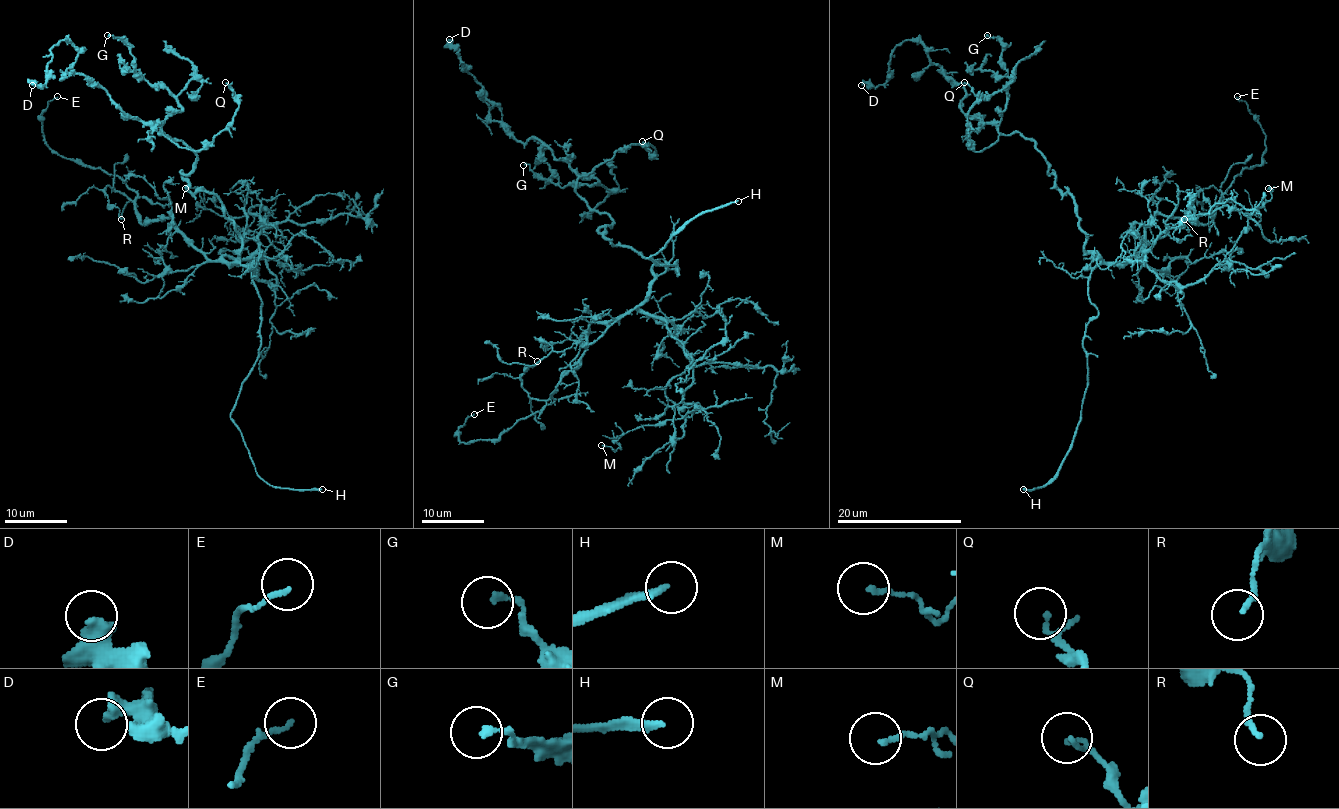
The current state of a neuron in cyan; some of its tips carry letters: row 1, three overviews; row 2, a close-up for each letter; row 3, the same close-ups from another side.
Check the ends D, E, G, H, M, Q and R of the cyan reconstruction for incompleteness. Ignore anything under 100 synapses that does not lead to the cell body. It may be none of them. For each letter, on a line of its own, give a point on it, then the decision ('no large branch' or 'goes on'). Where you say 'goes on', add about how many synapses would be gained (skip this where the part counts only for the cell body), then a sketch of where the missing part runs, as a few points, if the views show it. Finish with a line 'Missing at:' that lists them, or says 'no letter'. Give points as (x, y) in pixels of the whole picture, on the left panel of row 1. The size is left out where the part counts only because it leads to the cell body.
D: (32, 85) | no large branch
E: (57, 96) | no large branch
G: (107, 35) | no large branch
H: (322, 489) | goes on
M: (185, 188) | no large branch
Q: (225, 82) | no large branch
R: (121, 219) | no large branch
Missing at: H

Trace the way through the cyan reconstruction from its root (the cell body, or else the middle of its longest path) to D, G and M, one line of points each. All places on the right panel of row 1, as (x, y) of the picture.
D: (1079, 218), (1036, 143), (970, 118), (961, 109), (965, 90), (919, 42), (894, 49), (883, 84), (861, 85)
G: (1079, 218), (1036, 143), (998, 130), (1009, 76), (1001, 43), (987, 35)
M: (1079, 218), (1085, 250), (1106, 261), (1141, 258), (1162, 280), (1188, 286), (1226, 260), (1271, 197), (1268, 188)

